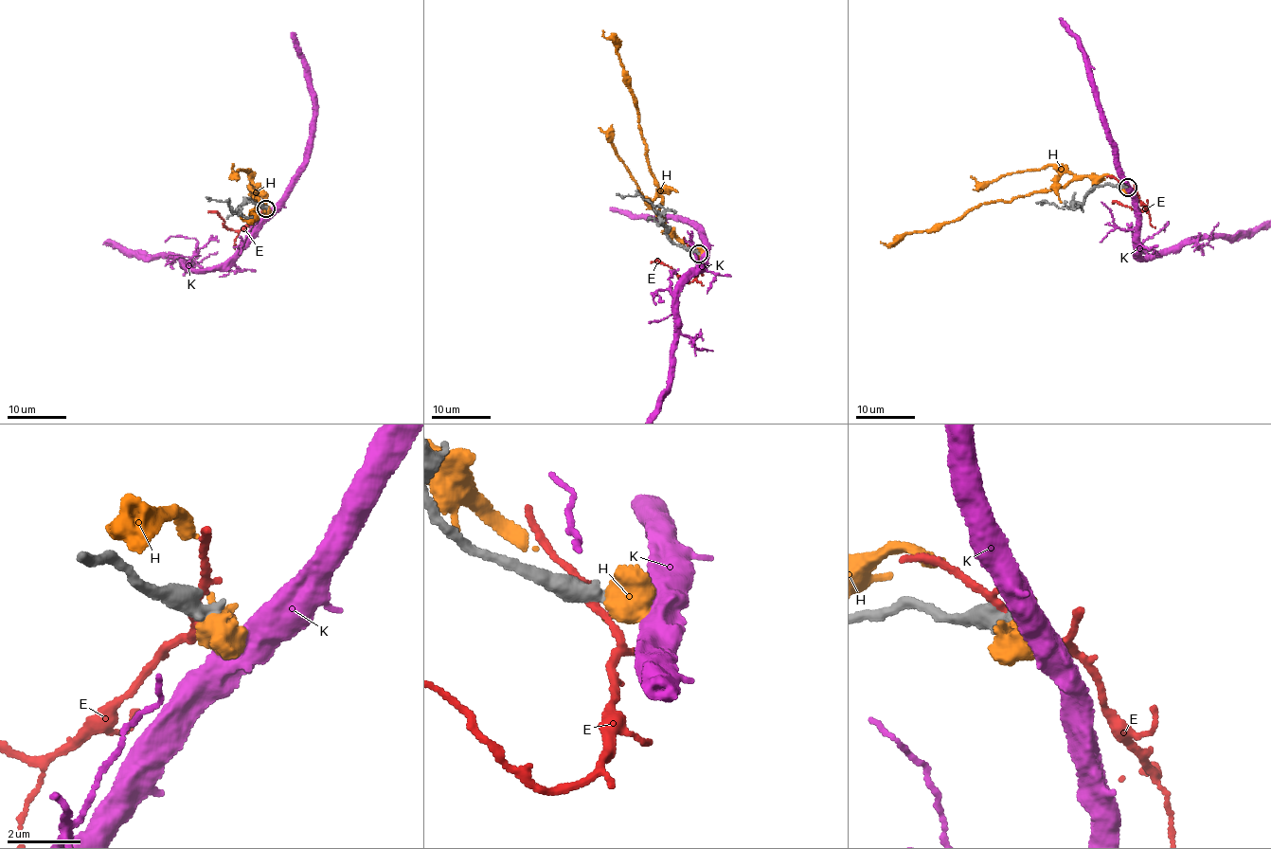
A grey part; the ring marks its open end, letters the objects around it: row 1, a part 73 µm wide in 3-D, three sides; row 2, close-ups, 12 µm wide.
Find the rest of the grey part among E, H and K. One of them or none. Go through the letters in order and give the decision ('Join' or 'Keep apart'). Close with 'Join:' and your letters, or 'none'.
E: Keep apart
H: Keep apart
K: Keep apart
Join: none

